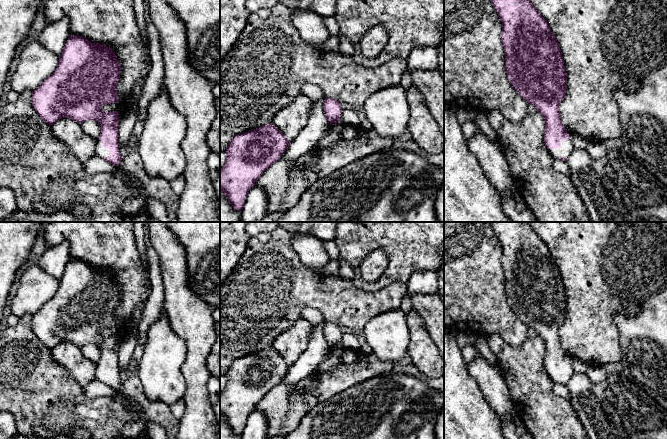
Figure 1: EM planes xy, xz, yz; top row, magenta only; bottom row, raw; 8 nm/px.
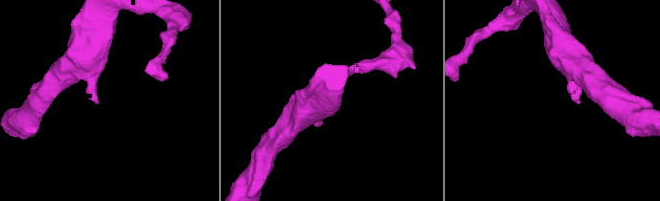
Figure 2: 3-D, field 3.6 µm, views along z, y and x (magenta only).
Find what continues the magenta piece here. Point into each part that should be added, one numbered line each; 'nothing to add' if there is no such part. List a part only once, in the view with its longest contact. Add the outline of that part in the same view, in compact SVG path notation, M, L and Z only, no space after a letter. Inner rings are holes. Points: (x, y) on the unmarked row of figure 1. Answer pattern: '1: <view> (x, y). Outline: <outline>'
1: yz (566, 372). Outline: M566 363L561 366L561 371L558 373L548 373L549 377L554 382L569 381L574 373L571 363Z

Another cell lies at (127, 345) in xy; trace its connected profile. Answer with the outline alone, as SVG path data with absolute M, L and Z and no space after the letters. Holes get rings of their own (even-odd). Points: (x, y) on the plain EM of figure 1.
M137 306L127 321L125 334L118 349L118 365L120 369L130 369L133 352L137 344L138 324L142 317L143 307Z

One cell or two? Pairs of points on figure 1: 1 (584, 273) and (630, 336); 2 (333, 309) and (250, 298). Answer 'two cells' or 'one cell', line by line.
1: two cells
2: one cell

